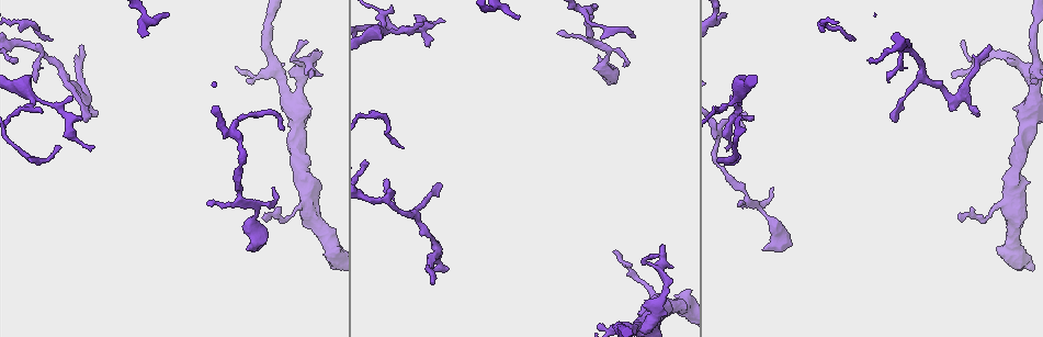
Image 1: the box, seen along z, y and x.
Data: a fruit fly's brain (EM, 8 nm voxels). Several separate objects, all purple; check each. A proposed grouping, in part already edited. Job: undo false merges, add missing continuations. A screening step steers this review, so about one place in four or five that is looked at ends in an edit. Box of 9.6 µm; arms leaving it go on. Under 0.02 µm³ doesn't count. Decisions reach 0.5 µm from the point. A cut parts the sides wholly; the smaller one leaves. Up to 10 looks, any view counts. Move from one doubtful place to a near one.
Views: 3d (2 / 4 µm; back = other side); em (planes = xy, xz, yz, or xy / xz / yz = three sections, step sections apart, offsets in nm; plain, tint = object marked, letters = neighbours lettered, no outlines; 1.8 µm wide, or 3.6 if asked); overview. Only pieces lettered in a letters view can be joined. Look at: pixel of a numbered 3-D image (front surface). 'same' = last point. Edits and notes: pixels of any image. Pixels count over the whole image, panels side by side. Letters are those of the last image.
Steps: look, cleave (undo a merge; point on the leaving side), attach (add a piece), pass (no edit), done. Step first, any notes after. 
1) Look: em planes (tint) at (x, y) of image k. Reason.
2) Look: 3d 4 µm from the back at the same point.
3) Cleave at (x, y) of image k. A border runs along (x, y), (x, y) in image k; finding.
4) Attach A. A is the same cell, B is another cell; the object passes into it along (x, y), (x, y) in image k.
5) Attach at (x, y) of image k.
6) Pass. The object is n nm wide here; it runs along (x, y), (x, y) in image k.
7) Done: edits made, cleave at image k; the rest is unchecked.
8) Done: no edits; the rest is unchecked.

Look: 3d 2 µm at (430, 281) of image 1. Tapers out.

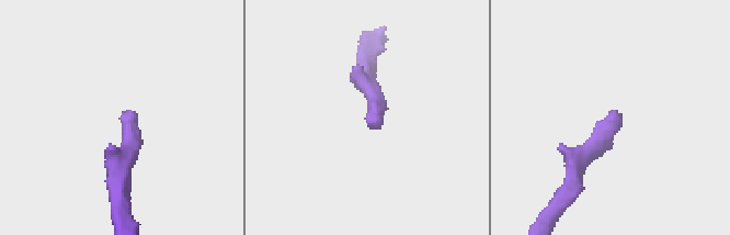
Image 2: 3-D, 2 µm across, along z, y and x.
Look: em planes (letters) at (129, 111) of image 2.

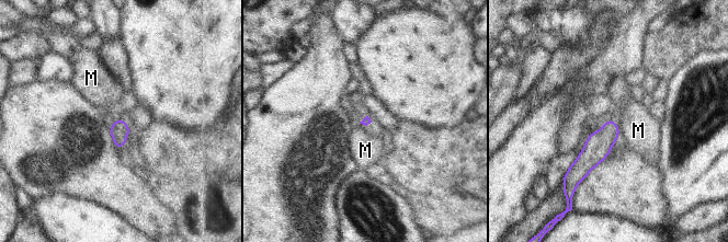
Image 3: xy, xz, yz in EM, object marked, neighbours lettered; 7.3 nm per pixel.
Pass. M is another cell; a border runs along (613, 118), (620, 135) in image 3; no lettered piece goes on from it.

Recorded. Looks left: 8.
Look: em 3.6 µm xz step 16 (letters) at (384, 181) of image 1. Branch stops here.

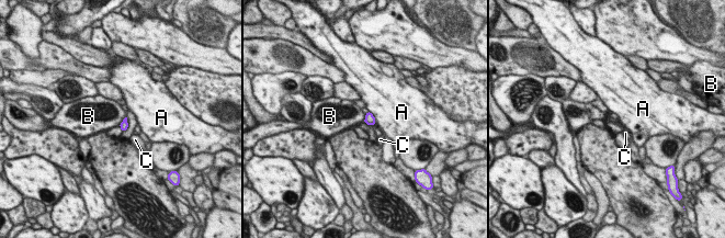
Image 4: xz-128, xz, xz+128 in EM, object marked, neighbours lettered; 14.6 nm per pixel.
Look: em 3.6 µm planes (letters) at the same point. Cut it another way.

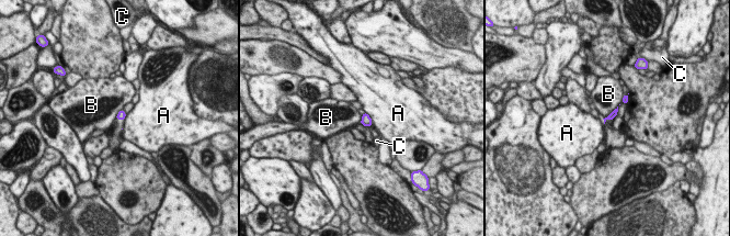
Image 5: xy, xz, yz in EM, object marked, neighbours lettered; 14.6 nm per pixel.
Pass. The longest contact is with B, 340 nm; A, B and C are other cells; a border runs along (619, 103), (603, 119) in image 5; none of them fits.

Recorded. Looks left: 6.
Look: em xy step 8 (letters) at (976, 111) of image 1. Free end.

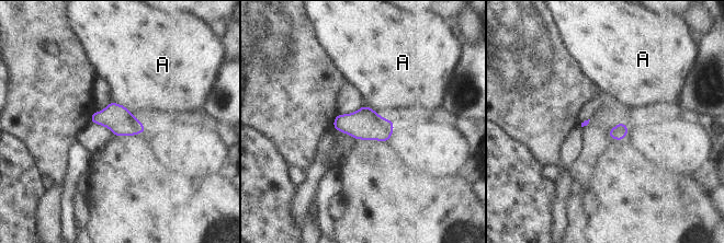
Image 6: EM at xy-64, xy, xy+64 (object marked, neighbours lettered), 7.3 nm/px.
Pass. A is another cell; a border runs along (110, 101), (122, 104), (134, 116) in image 6; none of them fits.

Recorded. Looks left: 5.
Look: em planes (letters) at (92, 148) of image 1. An open end.

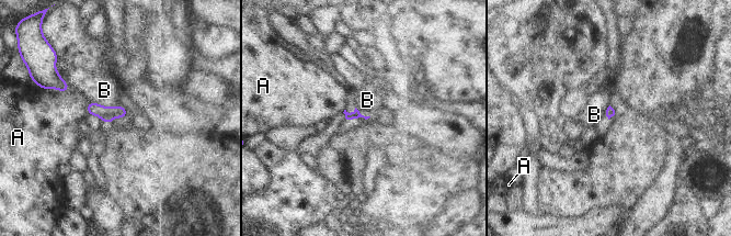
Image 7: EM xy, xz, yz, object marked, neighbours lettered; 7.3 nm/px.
Pass. A and B are other cells; a border runs along (91, 100), (106, 107), (117, 105) in image 7; none of them fits.

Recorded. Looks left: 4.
Done: no edits; the rest is unchecked.

